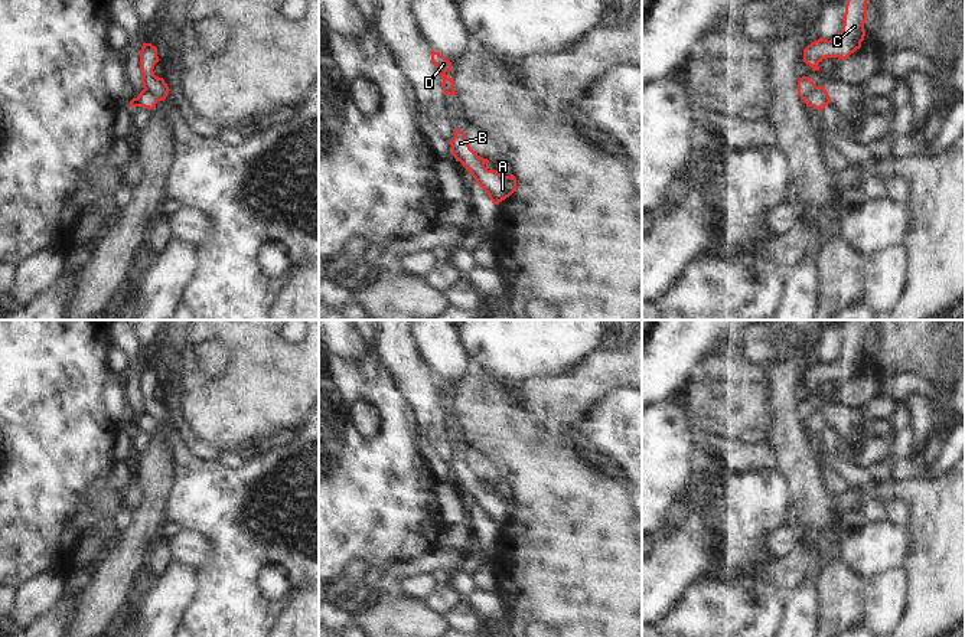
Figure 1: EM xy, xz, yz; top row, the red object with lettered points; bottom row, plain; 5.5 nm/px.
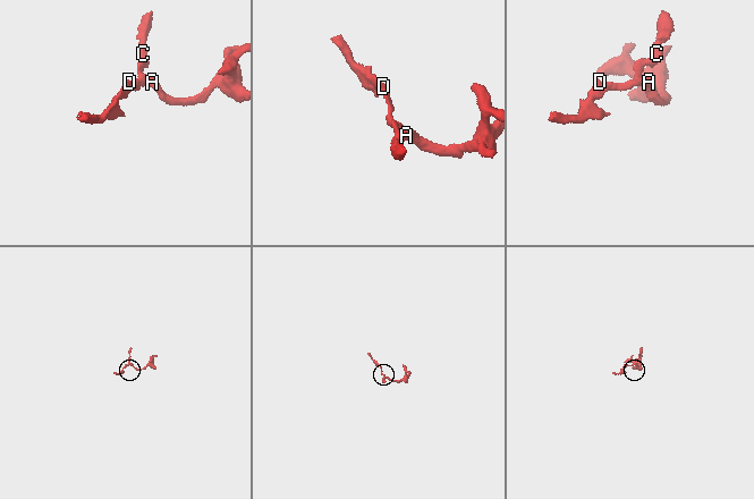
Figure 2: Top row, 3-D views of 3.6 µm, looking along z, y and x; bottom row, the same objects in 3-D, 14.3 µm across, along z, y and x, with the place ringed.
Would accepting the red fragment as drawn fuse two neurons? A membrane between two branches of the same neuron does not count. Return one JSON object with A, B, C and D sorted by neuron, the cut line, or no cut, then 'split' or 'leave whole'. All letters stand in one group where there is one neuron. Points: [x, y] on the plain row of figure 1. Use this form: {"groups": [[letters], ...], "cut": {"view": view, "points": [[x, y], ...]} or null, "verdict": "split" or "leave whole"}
{"groups": [["A", "B", "D"], ["C"]], "cut": {"view": "xy", "points": [[144, 411], [157, 422]]}, "verdict": "split"}

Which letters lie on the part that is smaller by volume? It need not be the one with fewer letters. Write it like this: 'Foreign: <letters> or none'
Foreign: C

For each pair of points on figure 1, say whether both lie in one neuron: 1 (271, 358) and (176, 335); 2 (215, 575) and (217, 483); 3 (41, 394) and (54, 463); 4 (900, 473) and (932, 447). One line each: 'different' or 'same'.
1: different
2: same
3: same
4: different

